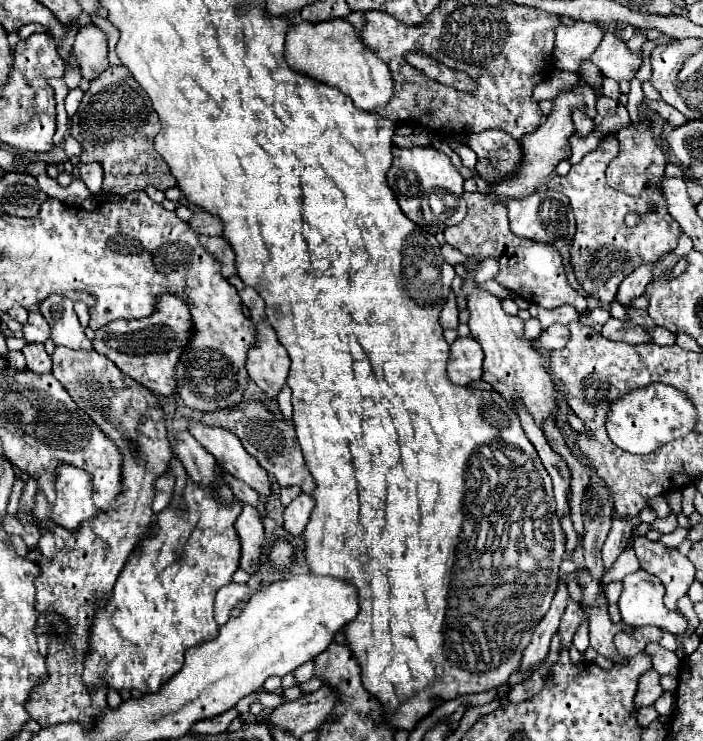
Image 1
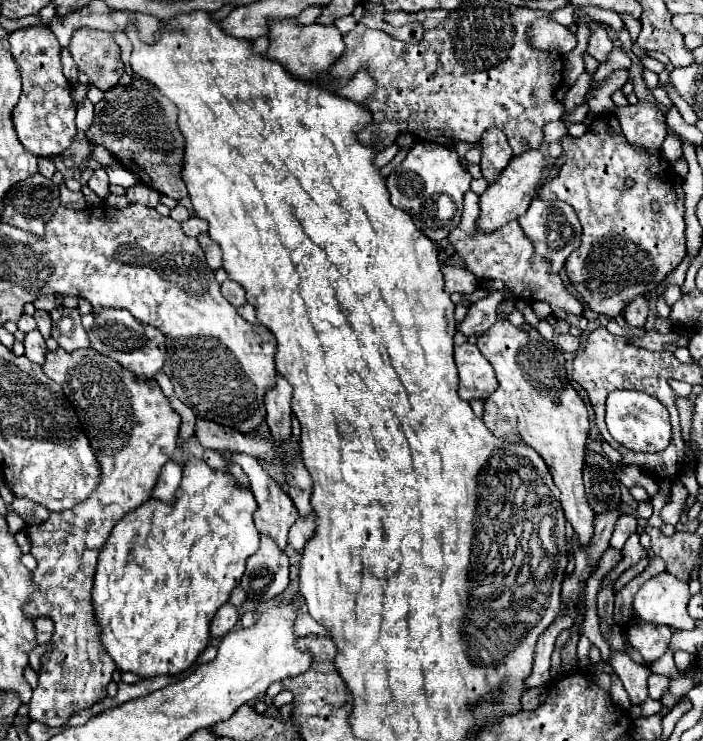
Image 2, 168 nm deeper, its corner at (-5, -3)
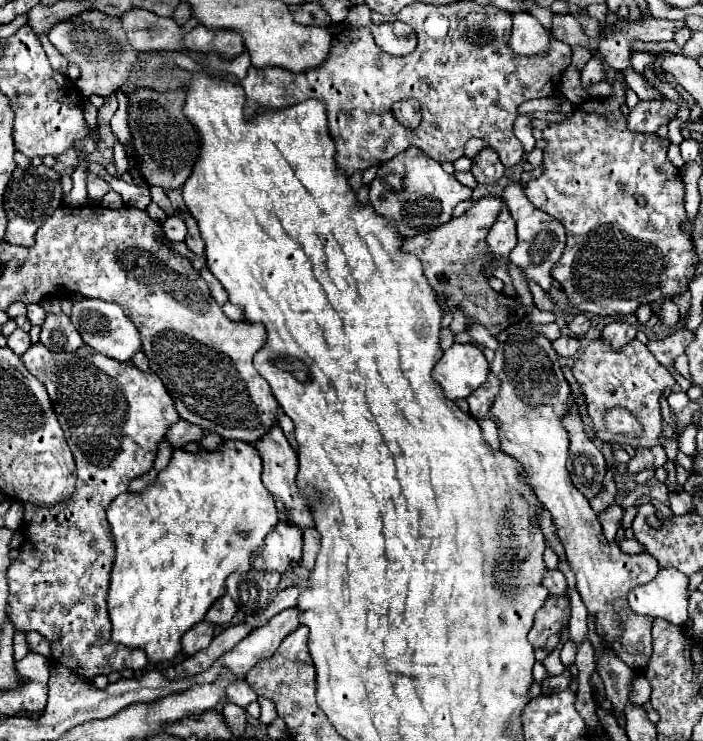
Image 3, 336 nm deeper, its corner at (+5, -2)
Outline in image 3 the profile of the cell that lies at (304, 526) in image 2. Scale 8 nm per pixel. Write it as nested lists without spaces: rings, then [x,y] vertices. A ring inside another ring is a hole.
[[[316,528],[304,530],[304,552],[302,552],[300,566],[304,566],[306,570],[312,570],[318,550],[320,550],[320,534],[318,534],[318,530]]]

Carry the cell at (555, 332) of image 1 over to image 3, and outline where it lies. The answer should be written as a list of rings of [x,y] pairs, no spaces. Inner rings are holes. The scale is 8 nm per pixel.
[[[560,336],[558,340],[552,342],[552,348],[554,348],[556,354],[562,356],[562,358],[576,356],[576,352],[578,352],[578,348],[580,348],[580,338],[574,338],[574,336]]]

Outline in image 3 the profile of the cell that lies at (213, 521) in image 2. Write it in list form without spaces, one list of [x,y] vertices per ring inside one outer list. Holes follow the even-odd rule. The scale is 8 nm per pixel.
[[[222,440],[220,448],[214,452],[186,452],[182,448],[176,448],[172,452],[170,464],[158,472],[156,482],[152,482],[152,486],[144,488],[142,492],[124,492],[120,496],[116,496],[112,500],[112,504],[108,506],[108,522],[112,526],[112,534],[114,534],[114,542],[116,542],[116,560],[112,566],[112,578],[110,578],[110,592],[108,592],[108,612],[110,612],[110,620],[112,620],[112,640],[118,644],[124,644],[128,648],[142,648],[148,654],[148,660],[152,664],[158,662],[170,662],[180,654],[180,638],[184,636],[186,630],[190,630],[194,624],[202,622],[208,608],[226,594],[226,578],[236,572],[240,566],[248,566],[248,570],[252,568],[250,560],[252,556],[258,552],[262,552],[264,546],[264,538],[276,528],[278,524],[278,510],[274,506],[274,498],[272,494],[268,494],[268,490],[264,490],[262,482],[260,482],[260,470],[262,470],[262,462],[260,456],[256,452],[256,448],[252,444],[246,442],[232,442],[232,440]]]

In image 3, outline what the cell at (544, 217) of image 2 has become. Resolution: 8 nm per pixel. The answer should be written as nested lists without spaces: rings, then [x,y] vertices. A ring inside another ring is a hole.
[[[510,182],[504,188],[504,200],[506,200],[506,204],[510,208],[510,214],[516,220],[516,228],[518,228],[518,244],[510,252],[510,262],[516,264],[518,268],[522,268],[526,278],[536,282],[544,292],[550,292],[550,288],[552,288],[550,270],[558,262],[558,258],[562,256],[564,246],[566,246],[564,226],[556,218],[552,218],[552,216],[544,214],[542,210],[534,208],[532,202],[528,202],[528,198],[526,198],[524,188],[516,182]]]

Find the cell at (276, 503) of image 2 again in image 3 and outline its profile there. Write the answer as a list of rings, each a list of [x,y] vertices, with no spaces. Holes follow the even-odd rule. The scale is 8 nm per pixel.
[[[279,522],[276,529],[266,537],[262,554],[252,560],[252,568],[256,568],[256,572],[286,574],[292,564],[300,562],[302,544],[302,529]]]

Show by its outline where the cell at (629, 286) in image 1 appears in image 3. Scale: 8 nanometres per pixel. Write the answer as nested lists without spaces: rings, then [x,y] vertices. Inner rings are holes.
[[[612,322],[602,330],[602,340],[610,344],[612,350],[620,352],[628,342],[632,342],[636,336],[636,326],[630,326],[626,322]]]

